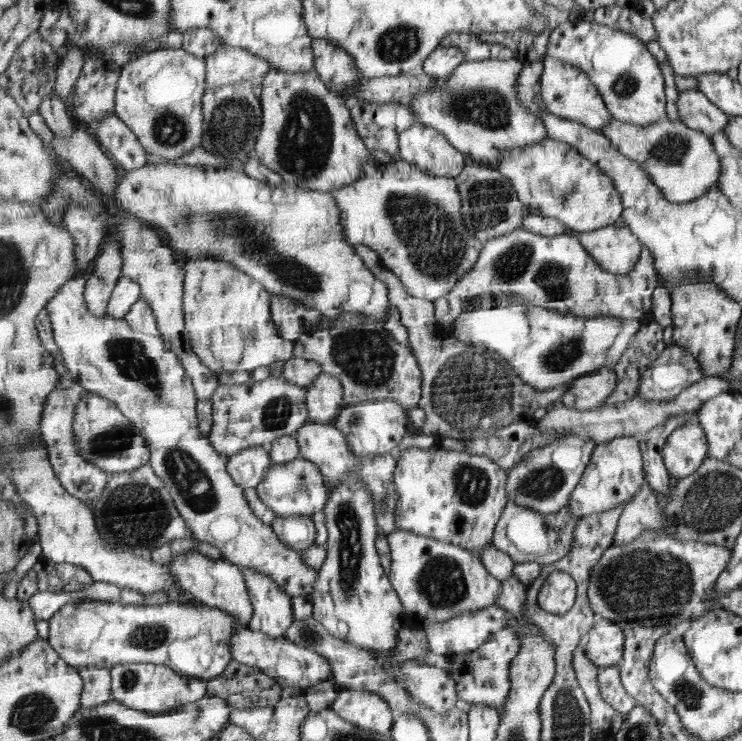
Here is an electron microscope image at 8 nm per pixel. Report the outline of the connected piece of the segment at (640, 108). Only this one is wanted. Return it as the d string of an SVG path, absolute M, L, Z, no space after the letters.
M584 16L583 22L573 22L571 18L551 30L546 56L561 59L584 71L599 90L613 119L649 126L666 117L665 76L647 43L620 27L597 23L588 16Z

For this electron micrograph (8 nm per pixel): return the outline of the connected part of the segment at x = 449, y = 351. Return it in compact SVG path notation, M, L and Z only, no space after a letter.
M365 245L355 247L373 274L388 286L391 305L399 311L400 321L408 330L410 348L420 363L424 378L419 407L427 414L425 426L421 428L425 434L439 439L472 439L477 443L514 422L533 422L545 408L555 400L562 400L562 396L568 393L571 383L549 391L528 386L501 354L458 341L455 337L445 337L440 333L440 326L439 332L436 332L436 307L433 302L409 293L405 283L388 269L376 250Z

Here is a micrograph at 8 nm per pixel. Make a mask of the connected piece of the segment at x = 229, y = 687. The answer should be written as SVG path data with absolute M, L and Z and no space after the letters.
M234 659L223 674L208 680L208 696L224 698L233 708L277 706L282 700L283 689L277 679L263 670L242 665Z

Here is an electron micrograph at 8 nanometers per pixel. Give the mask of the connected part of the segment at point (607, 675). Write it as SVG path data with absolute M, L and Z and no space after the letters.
M620 665L609 668L600 668L598 681L603 698L615 707L619 717L625 717L638 705L637 699L627 693L622 683L622 670Z

